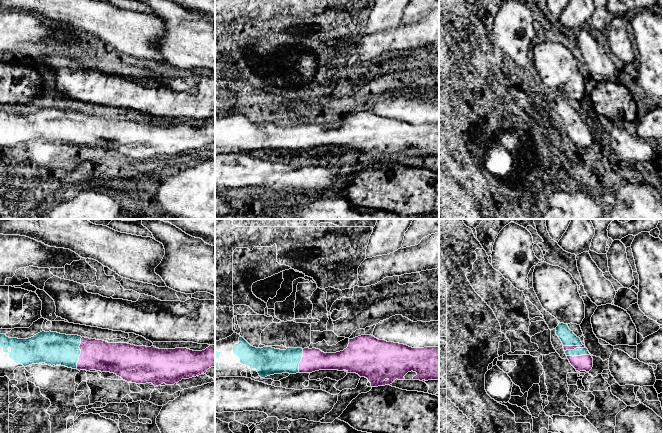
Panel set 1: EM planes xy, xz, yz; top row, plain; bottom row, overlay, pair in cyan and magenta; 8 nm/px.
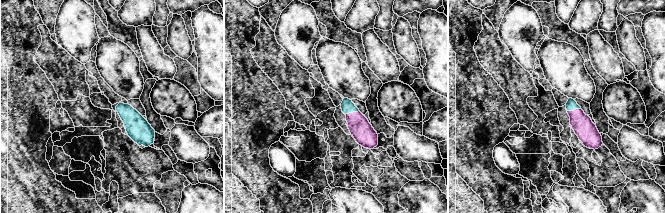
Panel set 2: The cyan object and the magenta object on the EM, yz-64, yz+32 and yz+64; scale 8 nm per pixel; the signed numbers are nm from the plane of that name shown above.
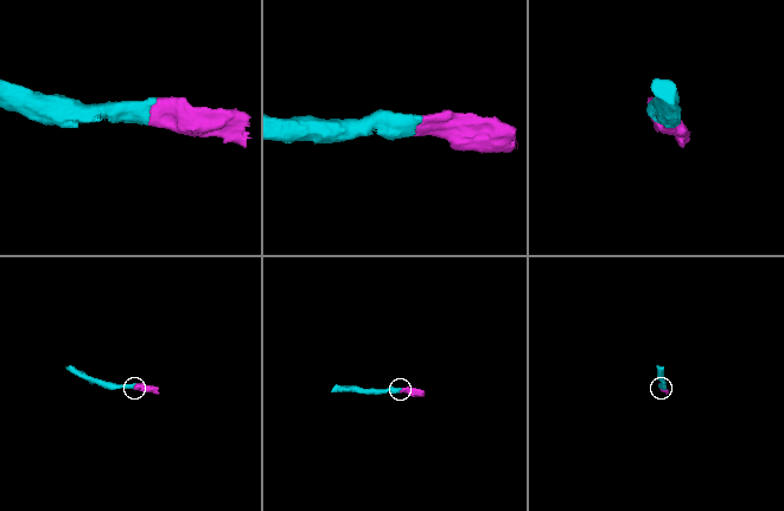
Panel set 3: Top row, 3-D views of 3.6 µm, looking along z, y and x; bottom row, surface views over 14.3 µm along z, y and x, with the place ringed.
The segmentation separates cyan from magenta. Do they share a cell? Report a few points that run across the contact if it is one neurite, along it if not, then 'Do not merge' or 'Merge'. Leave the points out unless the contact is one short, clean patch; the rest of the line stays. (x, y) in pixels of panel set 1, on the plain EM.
Line: yz (578, 127), (574, 121), (583, 122). Merge

